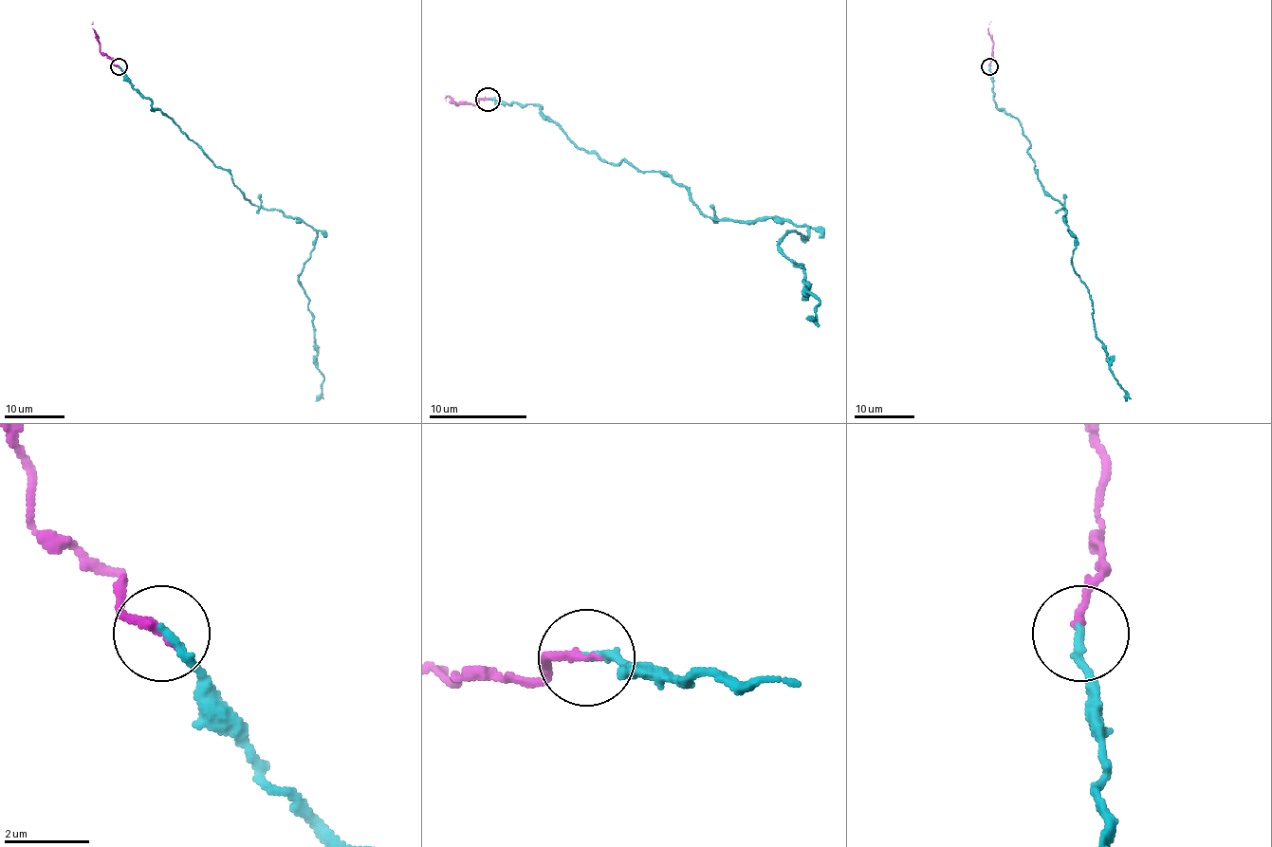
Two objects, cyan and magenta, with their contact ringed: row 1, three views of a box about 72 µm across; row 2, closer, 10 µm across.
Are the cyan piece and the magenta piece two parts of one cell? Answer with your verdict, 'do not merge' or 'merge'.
merge

